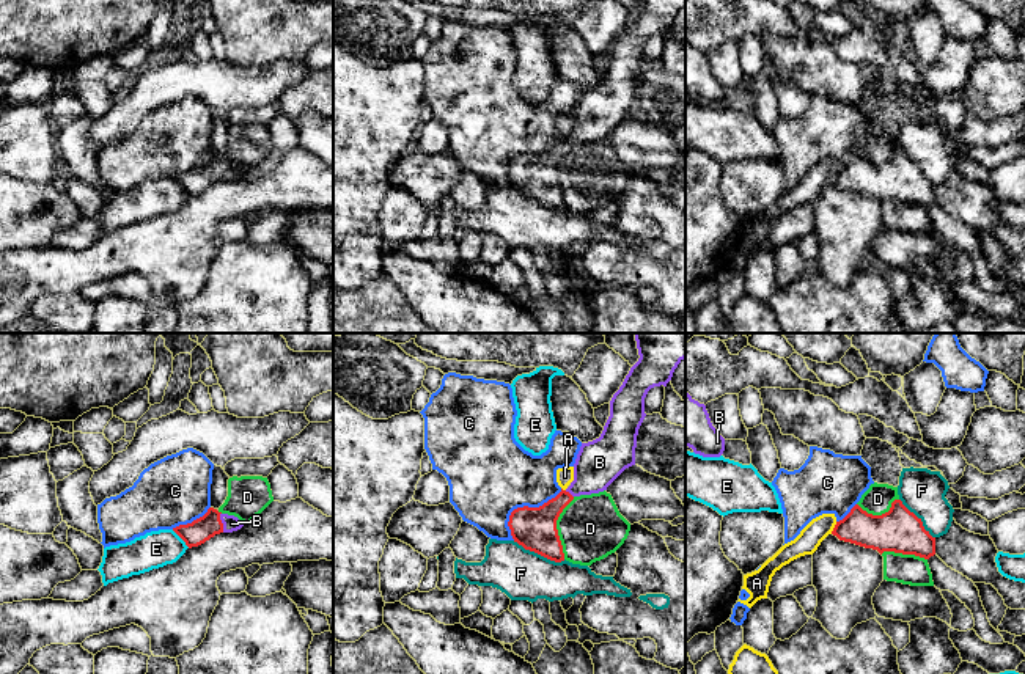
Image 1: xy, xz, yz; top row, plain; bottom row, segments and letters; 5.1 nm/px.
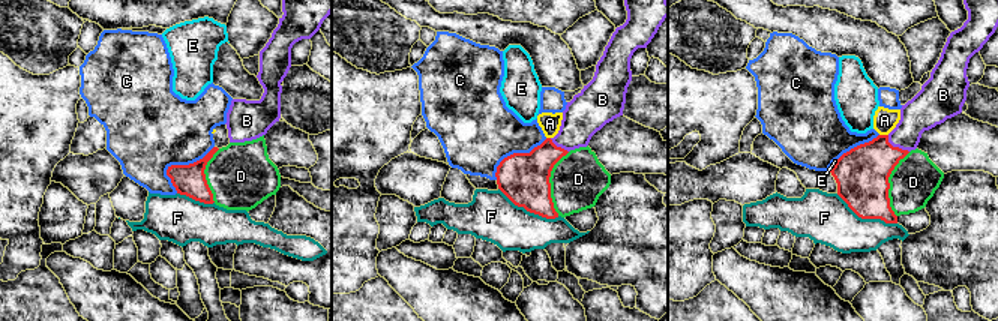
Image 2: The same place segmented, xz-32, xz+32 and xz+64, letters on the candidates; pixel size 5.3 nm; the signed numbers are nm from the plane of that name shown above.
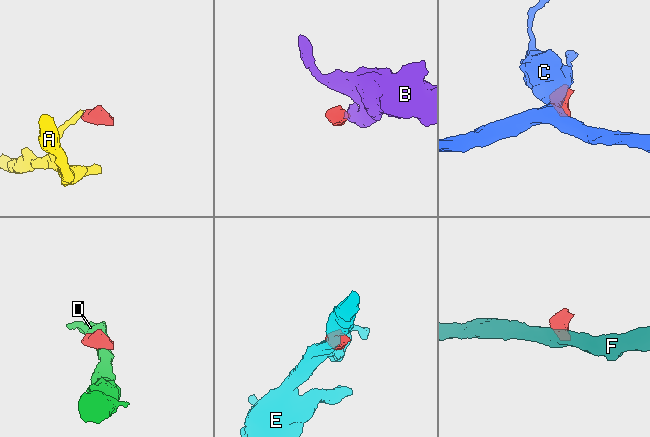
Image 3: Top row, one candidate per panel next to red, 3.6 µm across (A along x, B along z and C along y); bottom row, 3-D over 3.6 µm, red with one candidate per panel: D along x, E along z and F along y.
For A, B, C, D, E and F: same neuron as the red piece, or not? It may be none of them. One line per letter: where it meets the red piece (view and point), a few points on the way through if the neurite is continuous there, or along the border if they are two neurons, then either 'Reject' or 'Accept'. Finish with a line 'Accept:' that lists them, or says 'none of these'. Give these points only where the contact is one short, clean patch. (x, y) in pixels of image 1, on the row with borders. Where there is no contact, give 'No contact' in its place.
A: Touches red at yz (833, 528). Boundary: yz (837, 522), (830, 533). Reject
B: Touches red at xy (220, 522). Path across: xy (198, 531), (213, 522), (220, 522), (231, 523). Accept
C: Touches red at xz (524, 506). Boundary: xz (562, 489), (538, 506), (518, 506), (508, 522), (511, 538). Reject
D: Touches red at xz (555, 528). Reject
E: Touches red at xy (181, 538). Boundary: xy (172, 530), (189, 547). Reject
F: Touches red at xz (540, 553). Boundary: xz (513, 541), (551, 560), (565, 560). Reject
Accept: B

